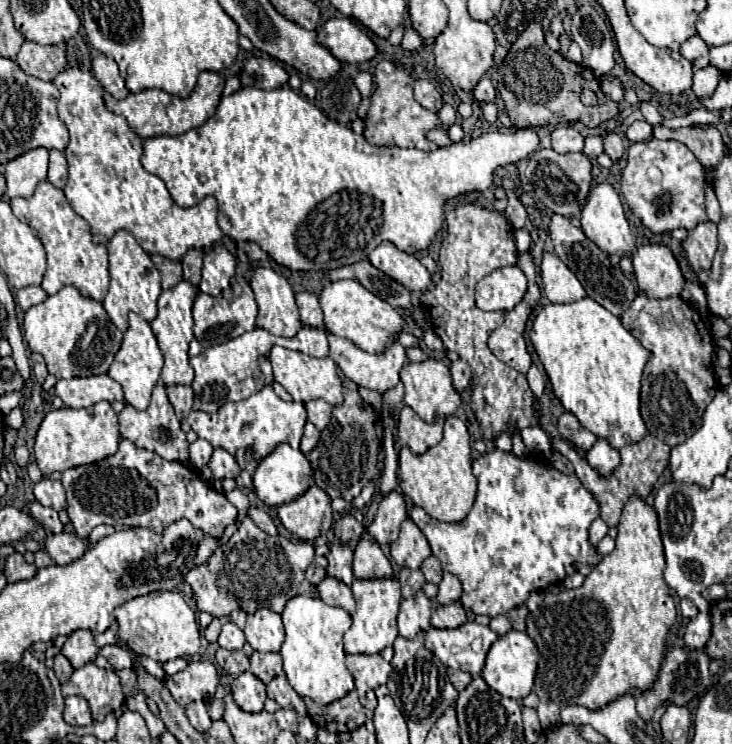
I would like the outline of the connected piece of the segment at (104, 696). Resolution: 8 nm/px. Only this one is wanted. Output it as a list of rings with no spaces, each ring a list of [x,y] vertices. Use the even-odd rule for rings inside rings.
[[[87,663],[85,667],[75,669],[71,679],[61,685],[61,693],[63,697],[85,697],[95,721],[103,721],[105,715],[113,713],[123,705],[119,677],[113,671],[99,669],[95,663]]]

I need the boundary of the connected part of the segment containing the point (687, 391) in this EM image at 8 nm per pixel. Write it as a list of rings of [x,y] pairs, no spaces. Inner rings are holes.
[[[637,297],[621,317],[623,327],[651,351],[641,379],[641,417],[647,431],[671,447],[683,443],[697,427],[715,395],[713,351],[705,345],[695,323],[693,309],[681,297],[649,299]]]

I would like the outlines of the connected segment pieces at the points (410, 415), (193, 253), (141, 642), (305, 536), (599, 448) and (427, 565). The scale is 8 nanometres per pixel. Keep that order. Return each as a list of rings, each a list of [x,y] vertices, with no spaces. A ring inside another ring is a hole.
[[[403,407],[399,413],[399,439],[413,453],[425,453],[429,447],[437,445],[443,435],[443,417],[437,415],[433,423],[425,423],[411,407]]]
[[[189,249],[185,253],[185,257],[181,259],[183,265],[183,279],[191,281],[193,285],[197,285],[201,281],[201,263],[203,263],[203,251],[199,249]]]
[[[153,591],[135,597],[115,611],[119,625],[119,637],[137,653],[143,653],[159,663],[199,655],[201,633],[195,619],[195,611],[185,603],[185,599],[175,591]]]
[[[311,485],[297,499],[283,503],[277,509],[277,515],[287,531],[291,531],[297,539],[313,541],[321,533],[329,531],[333,523],[331,497],[321,491],[317,485]]]
[[[599,437],[599,439],[595,441],[595,445],[593,445],[589,451],[585,451],[585,459],[587,459],[587,463],[589,463],[599,475],[609,475],[609,473],[617,467],[617,463],[621,461],[619,451],[613,449],[613,447],[609,445],[609,441],[603,439],[603,437]]]
[[[429,555],[429,557],[423,561],[421,571],[423,571],[425,579],[427,579],[429,583],[435,583],[435,585],[437,585],[437,583],[441,581],[441,577],[443,577],[441,563],[439,563],[439,559],[437,559],[437,557],[433,557],[433,555]]]

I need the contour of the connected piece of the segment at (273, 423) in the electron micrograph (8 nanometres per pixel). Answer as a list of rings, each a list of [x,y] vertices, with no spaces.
[[[267,385],[255,395],[251,395],[249,399],[243,399],[237,403],[225,403],[225,407],[221,407],[221,411],[217,411],[215,415],[191,411],[187,421],[201,439],[207,439],[213,447],[223,447],[237,459],[241,469],[253,473],[257,463],[265,455],[269,455],[269,451],[273,451],[275,445],[289,443],[293,449],[299,447],[299,439],[301,439],[307,415],[305,415],[303,403],[297,403],[297,401],[287,403],[273,391],[271,385]]]

